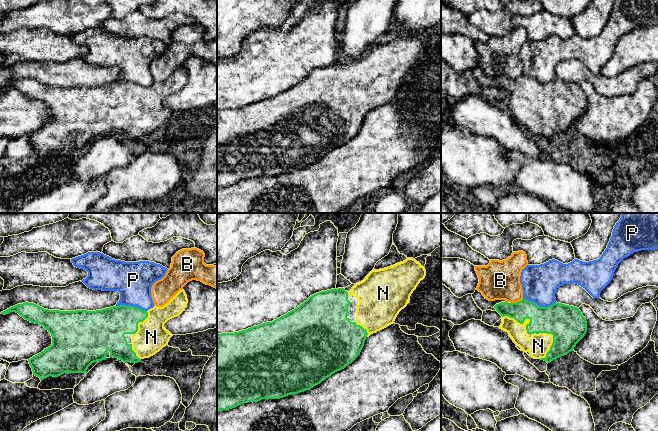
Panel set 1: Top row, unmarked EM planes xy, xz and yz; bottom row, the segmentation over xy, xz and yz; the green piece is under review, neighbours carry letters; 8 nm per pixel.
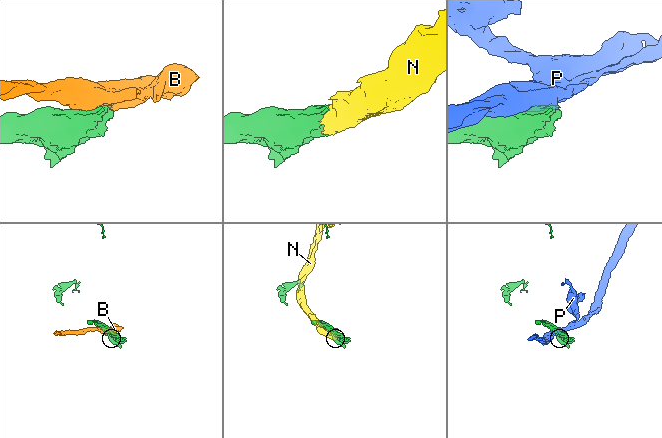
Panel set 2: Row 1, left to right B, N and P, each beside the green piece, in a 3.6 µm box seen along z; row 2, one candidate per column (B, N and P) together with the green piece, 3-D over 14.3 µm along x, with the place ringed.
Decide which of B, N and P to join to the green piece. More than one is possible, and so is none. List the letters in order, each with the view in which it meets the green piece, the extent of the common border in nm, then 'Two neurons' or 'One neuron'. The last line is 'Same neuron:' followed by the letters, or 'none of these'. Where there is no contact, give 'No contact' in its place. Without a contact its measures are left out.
B: Touches green in yz. Shared border 110 nm. Two neurons
N: Touches green in yz. Shared border 240 nm. One neuron
P: Touches green in yz. Shared border 280 nm. Two neurons
Same neuron: N

